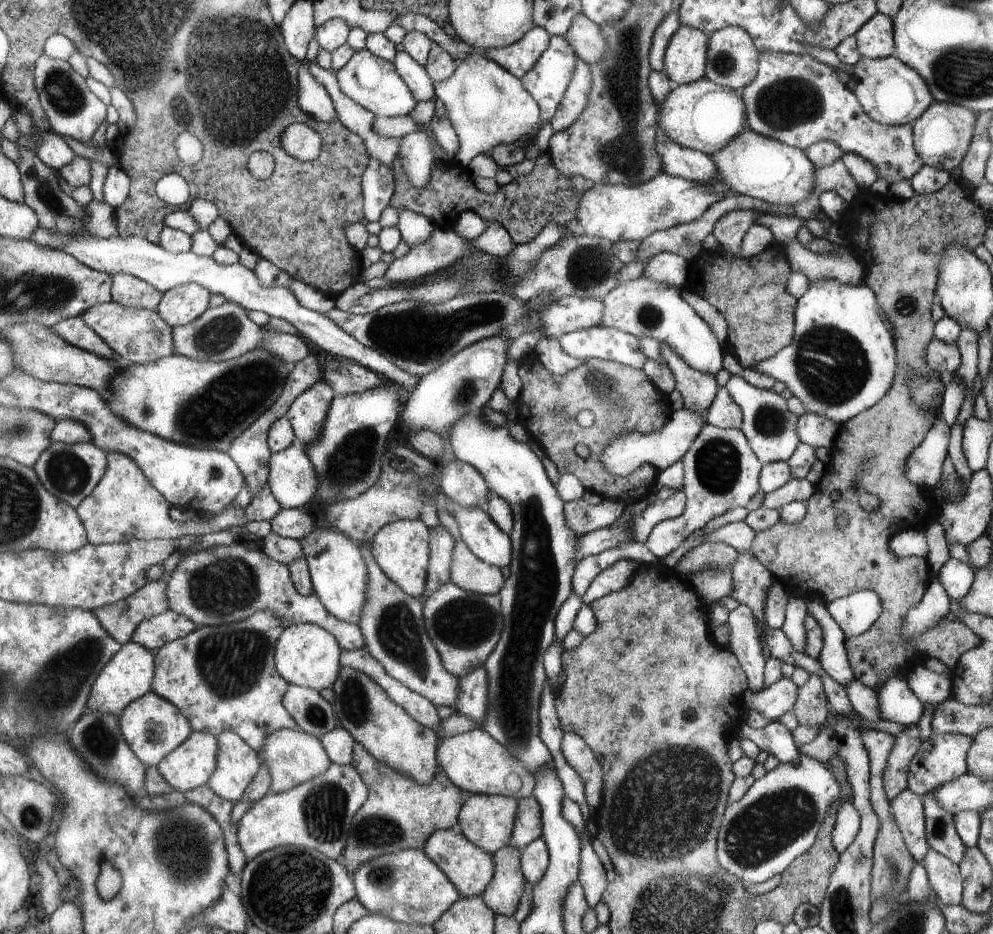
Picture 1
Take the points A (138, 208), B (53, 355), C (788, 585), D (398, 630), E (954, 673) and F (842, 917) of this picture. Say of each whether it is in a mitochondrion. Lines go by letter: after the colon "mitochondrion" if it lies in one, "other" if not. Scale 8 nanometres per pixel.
A: other
B: other
C: other
D: mitochondrion
E: other
F: mitochondrion

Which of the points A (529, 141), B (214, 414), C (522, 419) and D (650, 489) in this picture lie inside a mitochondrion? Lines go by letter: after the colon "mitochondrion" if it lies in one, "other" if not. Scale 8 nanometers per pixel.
A: other
B: mitochondrion
C: other
D: other

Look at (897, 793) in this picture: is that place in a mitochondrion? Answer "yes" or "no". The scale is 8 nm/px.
no

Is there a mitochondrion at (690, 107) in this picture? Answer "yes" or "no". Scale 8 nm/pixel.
no

